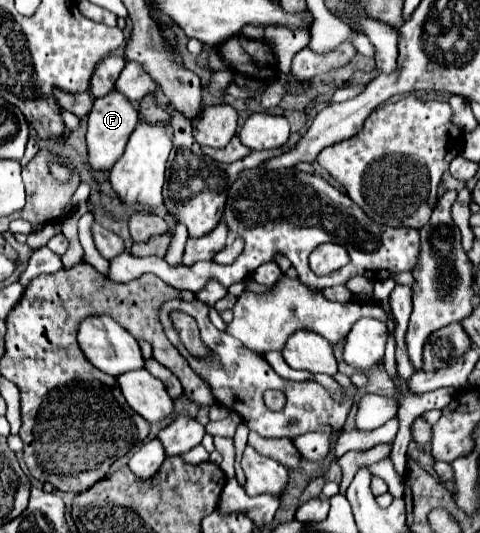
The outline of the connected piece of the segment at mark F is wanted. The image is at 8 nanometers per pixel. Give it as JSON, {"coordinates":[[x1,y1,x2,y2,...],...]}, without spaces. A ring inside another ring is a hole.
{"coordinates":[[113,91,101,99,95,99,87,123,89,123,89,129,87,129,89,167,95,171,109,171,117,163,117,159,123,155,129,135,133,133,135,125,139,123,139,113,133,109,129,99,125,99,125,95]]}

